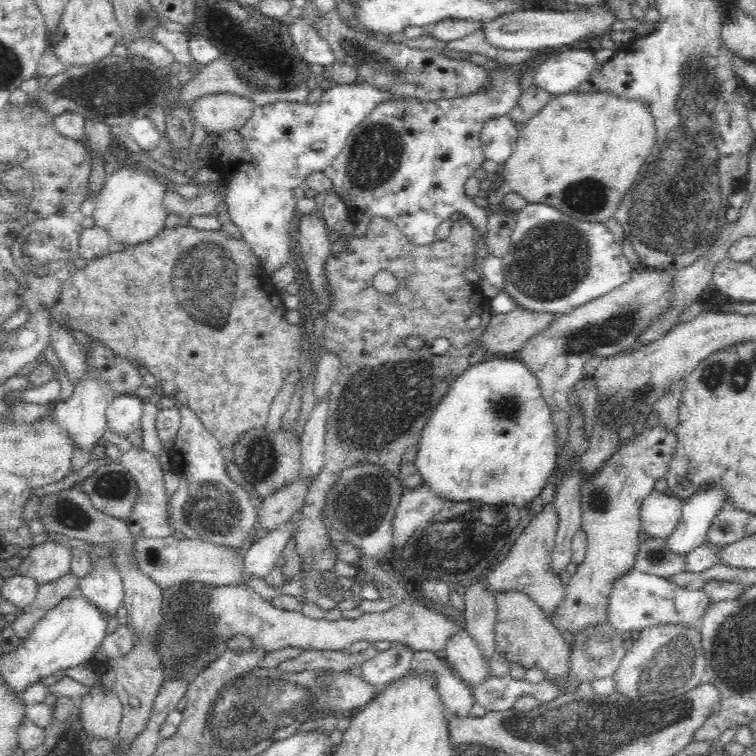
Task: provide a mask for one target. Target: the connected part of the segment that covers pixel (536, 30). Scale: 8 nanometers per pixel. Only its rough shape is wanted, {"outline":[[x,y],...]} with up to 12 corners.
{"outline":[[529,7],[481,24],[506,50],[570,45],[616,22],[591,11]]}

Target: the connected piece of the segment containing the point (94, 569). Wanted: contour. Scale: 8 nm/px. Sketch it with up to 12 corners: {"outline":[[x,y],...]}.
{"outline":[[94,559],[78,592],[108,615],[124,606],[112,559]]}

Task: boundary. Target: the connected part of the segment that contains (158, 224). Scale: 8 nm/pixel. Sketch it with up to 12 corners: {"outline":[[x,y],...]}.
{"outline":[[126,162],[107,176],[92,217],[112,243],[166,229],[165,181]]}

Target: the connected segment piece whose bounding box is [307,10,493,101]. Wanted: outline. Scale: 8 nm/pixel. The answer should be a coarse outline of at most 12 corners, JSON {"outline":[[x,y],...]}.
{"outline":[[337,10],[307,20],[360,80],[437,101],[477,93],[489,70],[380,42]]}

